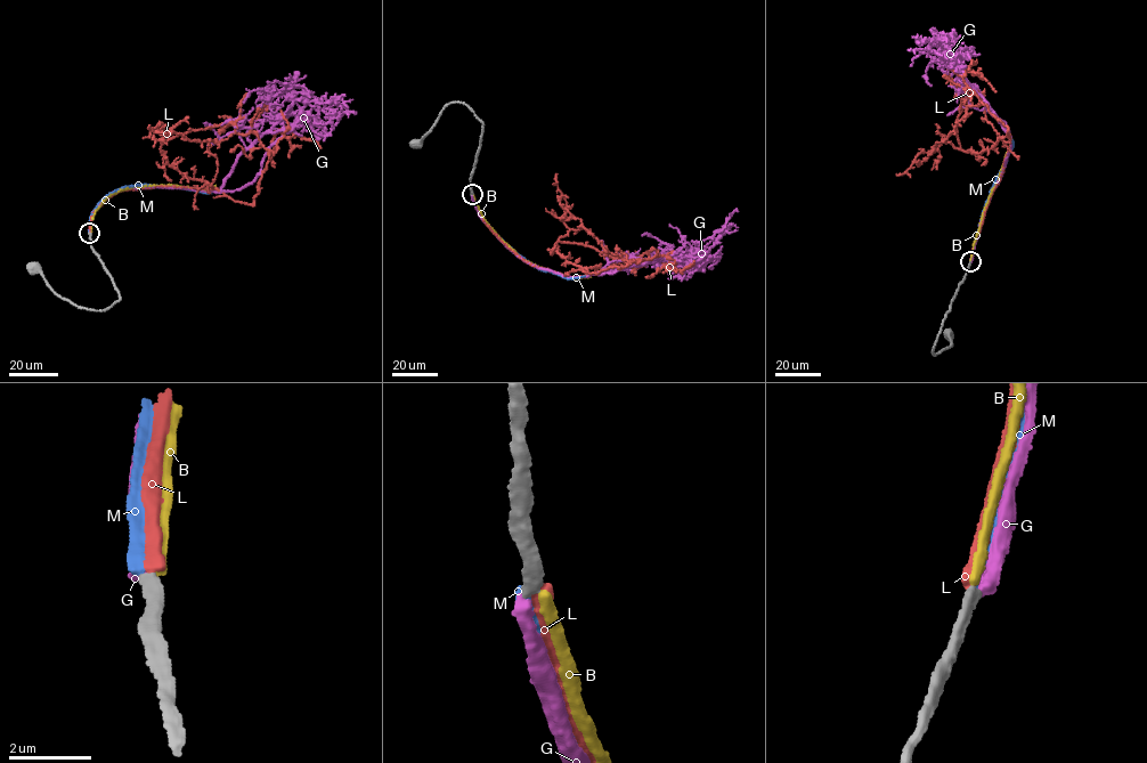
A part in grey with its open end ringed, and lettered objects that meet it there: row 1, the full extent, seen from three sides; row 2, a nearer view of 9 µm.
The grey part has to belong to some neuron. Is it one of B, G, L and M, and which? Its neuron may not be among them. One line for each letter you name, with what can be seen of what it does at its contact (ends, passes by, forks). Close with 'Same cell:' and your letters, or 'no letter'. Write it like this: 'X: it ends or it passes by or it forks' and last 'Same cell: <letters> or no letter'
Same cell: no letter

